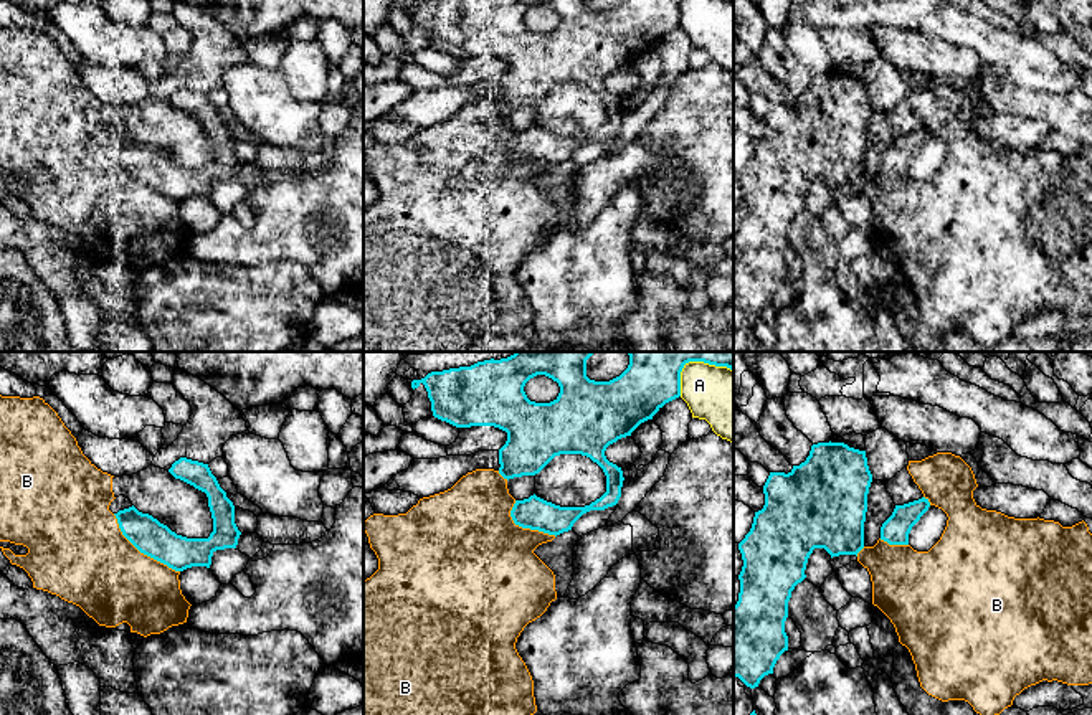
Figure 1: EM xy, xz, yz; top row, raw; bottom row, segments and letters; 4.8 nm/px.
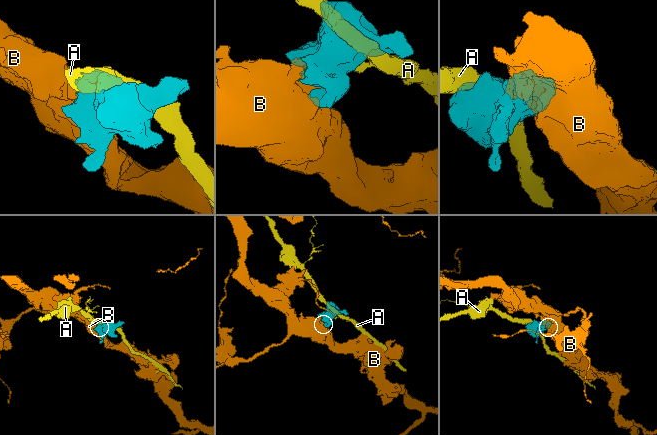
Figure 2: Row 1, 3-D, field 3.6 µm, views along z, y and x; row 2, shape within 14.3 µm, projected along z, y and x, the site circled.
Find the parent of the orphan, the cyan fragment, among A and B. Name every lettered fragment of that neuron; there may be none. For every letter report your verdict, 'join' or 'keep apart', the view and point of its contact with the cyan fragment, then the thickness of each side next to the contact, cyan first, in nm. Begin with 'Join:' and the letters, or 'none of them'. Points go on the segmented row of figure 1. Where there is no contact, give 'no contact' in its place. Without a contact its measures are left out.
Join: B
A: keep apart; contact xz (693, 360); calibres 280 and 300 nm
B: join; contact xy (141, 552); calibres 170 and 420 nm

